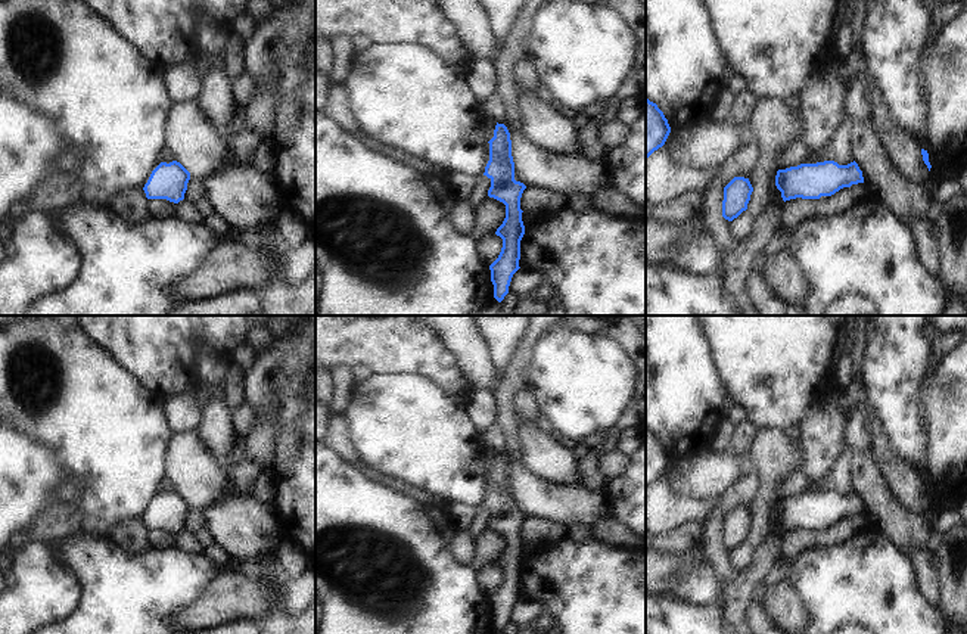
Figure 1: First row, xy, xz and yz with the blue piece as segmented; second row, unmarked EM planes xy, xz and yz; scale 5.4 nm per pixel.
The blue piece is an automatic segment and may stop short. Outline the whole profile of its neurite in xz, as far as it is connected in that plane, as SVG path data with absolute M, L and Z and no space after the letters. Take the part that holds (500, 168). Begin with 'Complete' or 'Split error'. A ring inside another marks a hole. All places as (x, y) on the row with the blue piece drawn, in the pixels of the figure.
Complete. M504 124L495 125L489 143L489 161L484 175L491 180L488 196L506 205L506 218L495 234L503 239L498 258L489 265L494 298L501 302L509 293L513 274L520 268L520 240L525 234L520 198L526 186L514 180L510 133Z

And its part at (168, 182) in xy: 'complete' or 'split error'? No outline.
complete

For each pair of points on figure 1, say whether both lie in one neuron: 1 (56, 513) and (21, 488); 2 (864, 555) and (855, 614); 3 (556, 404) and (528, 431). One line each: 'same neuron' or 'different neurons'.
1: different neurons
2: same neuron
3: different neurons

